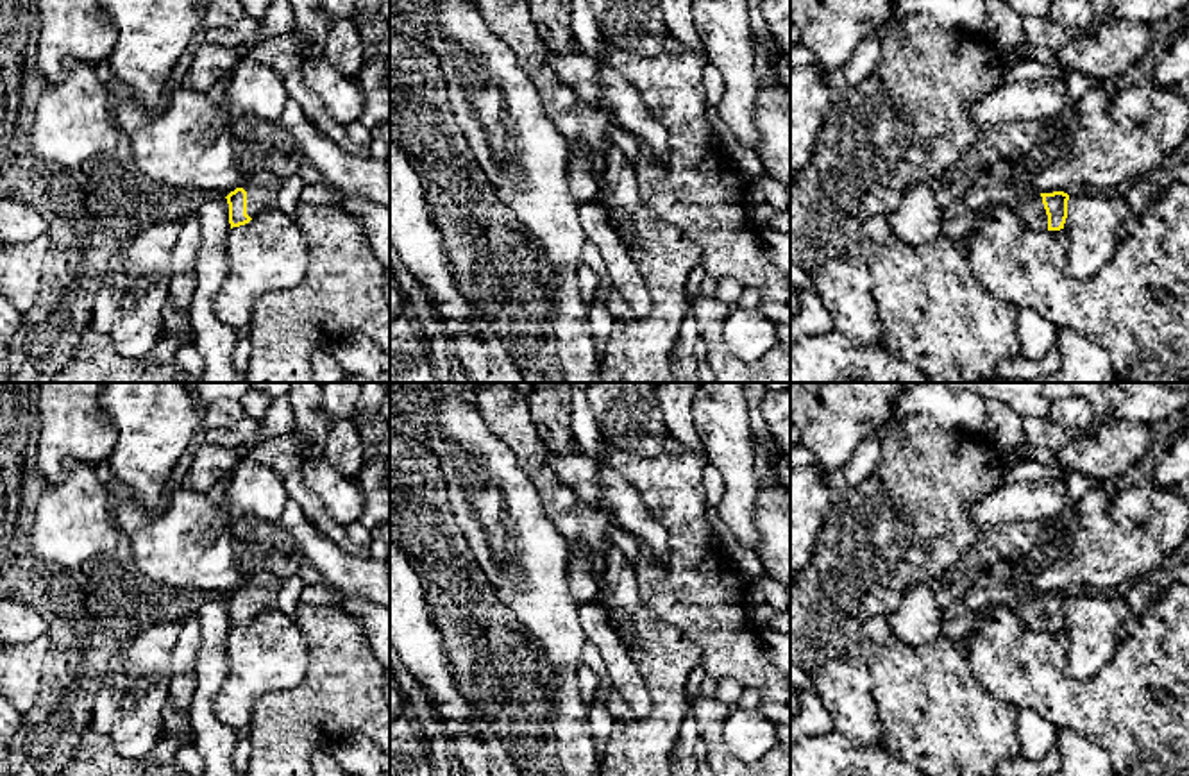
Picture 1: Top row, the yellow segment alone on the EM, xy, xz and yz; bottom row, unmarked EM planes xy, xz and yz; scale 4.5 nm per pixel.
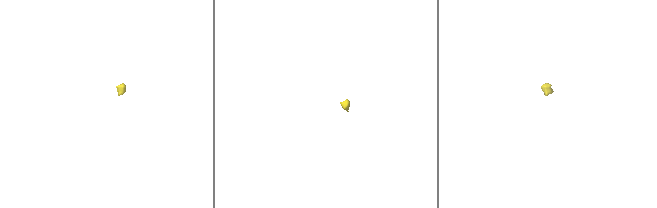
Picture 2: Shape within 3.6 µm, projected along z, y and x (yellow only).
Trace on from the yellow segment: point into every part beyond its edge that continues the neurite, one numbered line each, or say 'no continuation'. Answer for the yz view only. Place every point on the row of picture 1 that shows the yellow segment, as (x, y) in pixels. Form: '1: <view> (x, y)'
1: yz (1028, 206)

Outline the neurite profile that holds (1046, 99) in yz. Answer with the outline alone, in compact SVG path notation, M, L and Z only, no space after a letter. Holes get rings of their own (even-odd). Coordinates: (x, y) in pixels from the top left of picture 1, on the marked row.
M1067 73L1060 77L1001 84L969 105L973 116L987 127L1003 122L1057 120L1069 113Z

